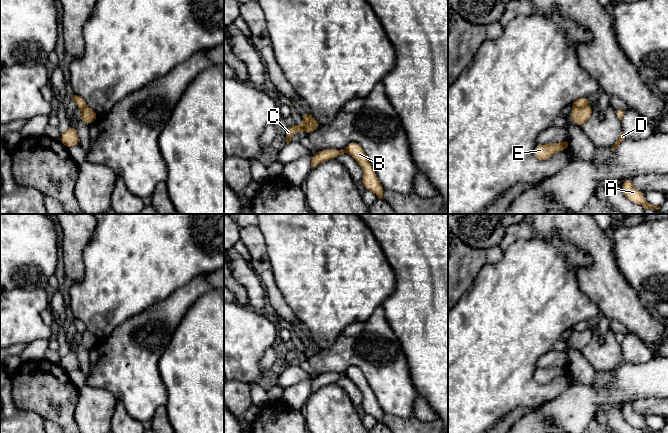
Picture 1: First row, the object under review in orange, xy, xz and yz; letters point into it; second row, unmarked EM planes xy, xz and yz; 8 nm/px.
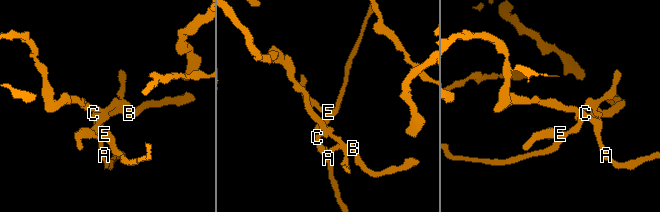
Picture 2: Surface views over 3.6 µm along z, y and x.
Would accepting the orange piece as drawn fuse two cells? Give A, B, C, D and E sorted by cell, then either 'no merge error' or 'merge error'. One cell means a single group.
A C D E / B; merge error

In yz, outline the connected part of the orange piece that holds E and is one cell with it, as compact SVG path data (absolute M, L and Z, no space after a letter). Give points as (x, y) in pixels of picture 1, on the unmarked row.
M569 363L559 367L551 367L546 369L537 368L534 372L533 378L537 384L545 385L554 380L557 376L567 374L569 370Z

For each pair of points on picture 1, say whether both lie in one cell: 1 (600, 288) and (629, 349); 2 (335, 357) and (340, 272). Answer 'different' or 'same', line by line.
1: different
2: different

